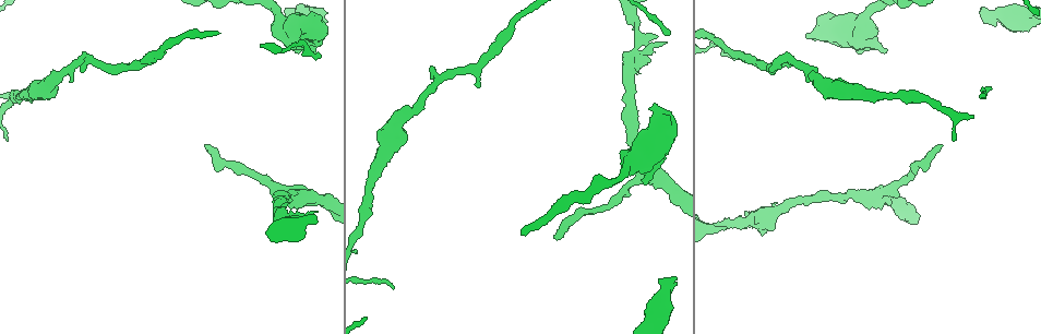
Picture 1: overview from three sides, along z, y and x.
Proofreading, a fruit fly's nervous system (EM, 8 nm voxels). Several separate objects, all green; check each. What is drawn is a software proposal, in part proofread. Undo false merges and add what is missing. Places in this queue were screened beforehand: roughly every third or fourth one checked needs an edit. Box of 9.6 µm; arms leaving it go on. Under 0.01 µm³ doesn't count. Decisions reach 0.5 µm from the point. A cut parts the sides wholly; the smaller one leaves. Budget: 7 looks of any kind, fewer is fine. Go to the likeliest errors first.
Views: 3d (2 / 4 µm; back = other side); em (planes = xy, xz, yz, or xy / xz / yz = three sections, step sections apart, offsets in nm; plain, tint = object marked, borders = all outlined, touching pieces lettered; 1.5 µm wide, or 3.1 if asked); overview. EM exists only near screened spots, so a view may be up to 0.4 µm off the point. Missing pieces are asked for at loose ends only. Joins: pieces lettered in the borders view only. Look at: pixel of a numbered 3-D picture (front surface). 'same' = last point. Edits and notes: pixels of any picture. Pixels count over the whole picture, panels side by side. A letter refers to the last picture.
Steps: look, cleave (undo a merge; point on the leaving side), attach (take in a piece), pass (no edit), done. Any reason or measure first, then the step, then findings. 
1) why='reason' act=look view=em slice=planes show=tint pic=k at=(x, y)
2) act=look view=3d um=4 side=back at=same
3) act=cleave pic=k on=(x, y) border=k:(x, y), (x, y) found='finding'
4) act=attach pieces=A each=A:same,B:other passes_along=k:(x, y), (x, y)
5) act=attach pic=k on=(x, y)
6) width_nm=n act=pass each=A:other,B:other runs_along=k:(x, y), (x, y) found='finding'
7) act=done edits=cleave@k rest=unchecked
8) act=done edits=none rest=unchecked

why='branch stops here' act=look view=em slice=planes show=tint pic=1 at=(655, 36)

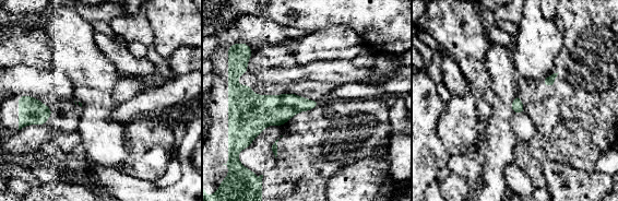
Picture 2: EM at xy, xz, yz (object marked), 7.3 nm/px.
act=look view=em slice=planes show=borders at=same

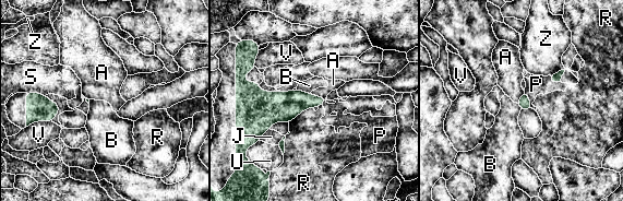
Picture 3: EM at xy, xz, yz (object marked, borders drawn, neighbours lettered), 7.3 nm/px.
longest_contact=R:220nm act=pass each=A:other,B:other,J:other,P:other,R:other,S:other,U:other,V:other,Z:other found='none of them fits'

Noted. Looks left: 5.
why='free end' act=look view=em slice=xz step=4 show=borders pic=1 at=(676, 277)

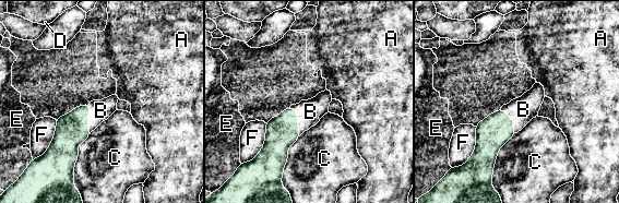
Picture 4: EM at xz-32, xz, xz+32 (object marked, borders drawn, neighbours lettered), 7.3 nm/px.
why='another direction' act=look view=em slice=planes show=borders at=same

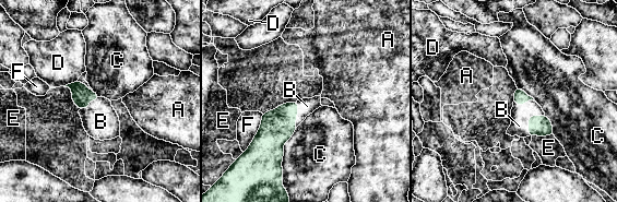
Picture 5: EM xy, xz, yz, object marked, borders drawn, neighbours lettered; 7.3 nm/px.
longest_contact=C:380nm act=attach pieces=B each=A:other,B:same,C:other,D:other,E:other,F:other found='the cell continues'

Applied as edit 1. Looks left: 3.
why='thick turns thin' act=look view=em slice=yz step=4 show=borders pic=1 at=(294, 197)

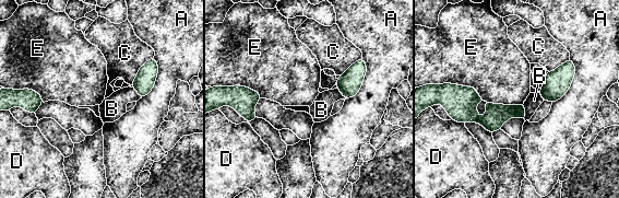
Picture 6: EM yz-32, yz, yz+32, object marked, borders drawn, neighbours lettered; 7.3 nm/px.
act=pass each=A:other,B:other,C:other,D:other,E:other runs_along=6:(461, 89), (496, 112), (523, 116) found='continuous, no second cell'

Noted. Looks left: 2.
act=done edits=attach@5 rest=unchecked

